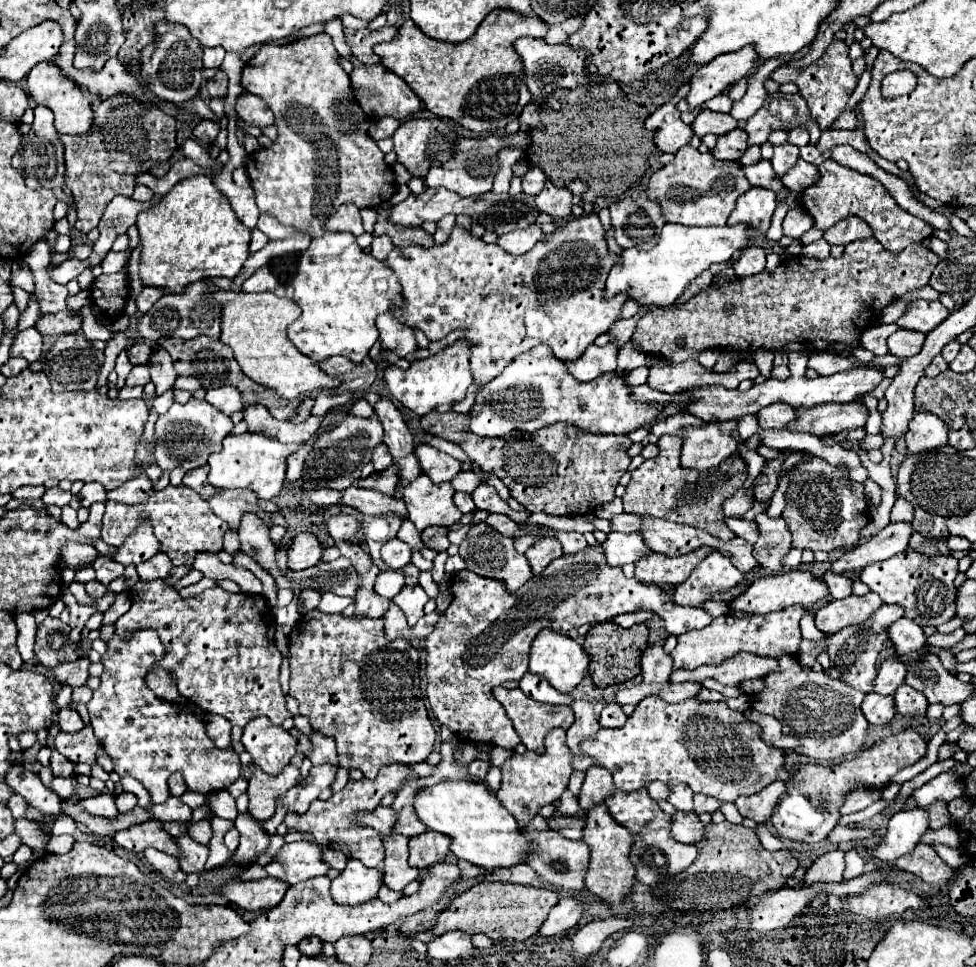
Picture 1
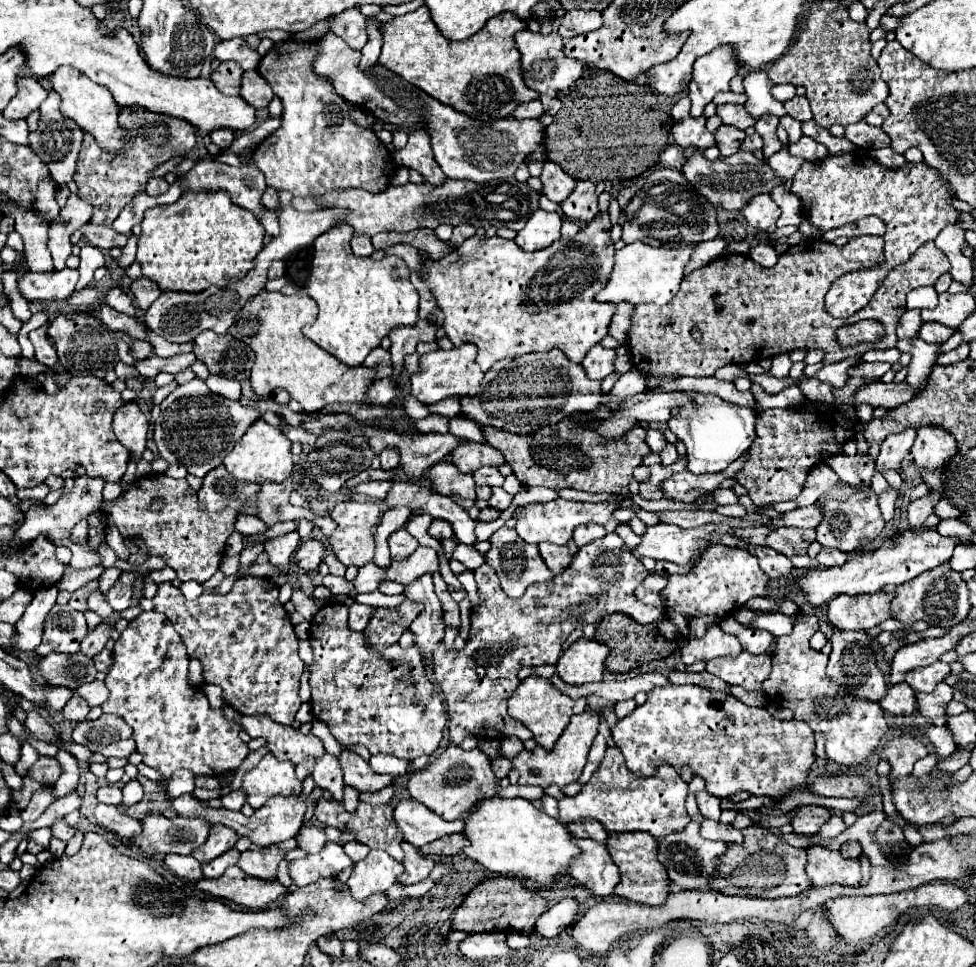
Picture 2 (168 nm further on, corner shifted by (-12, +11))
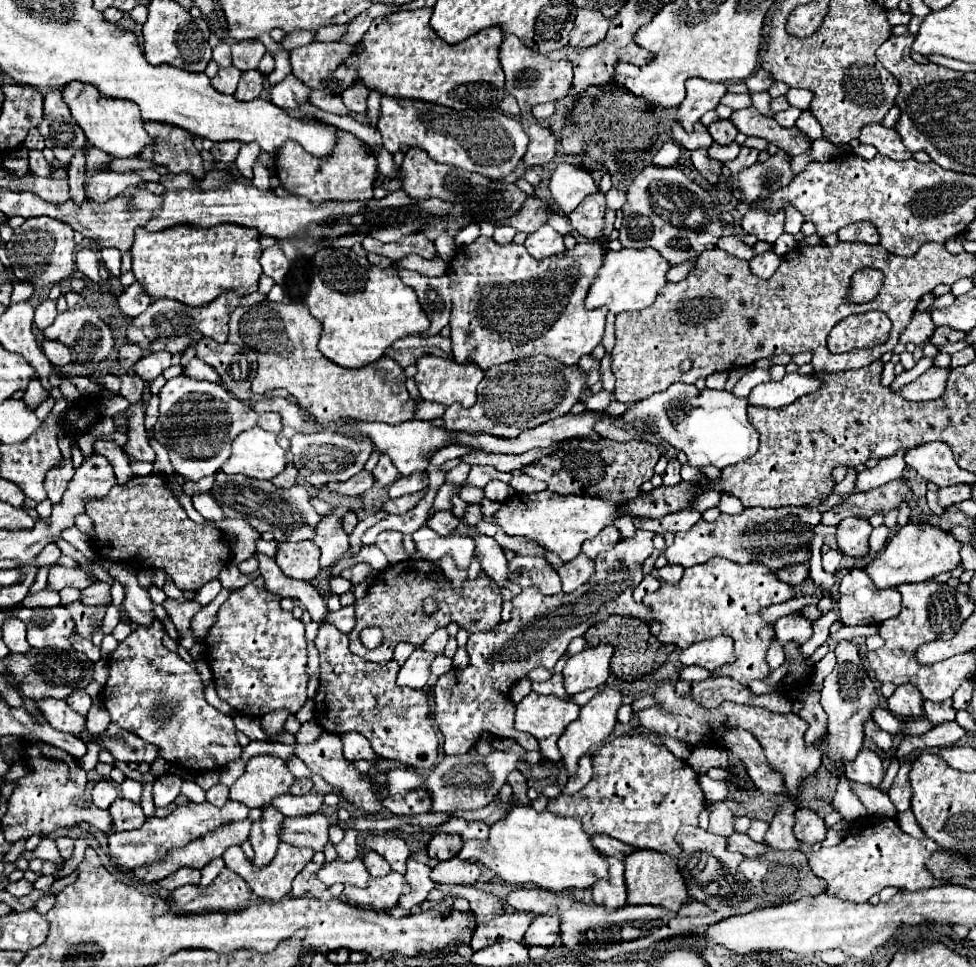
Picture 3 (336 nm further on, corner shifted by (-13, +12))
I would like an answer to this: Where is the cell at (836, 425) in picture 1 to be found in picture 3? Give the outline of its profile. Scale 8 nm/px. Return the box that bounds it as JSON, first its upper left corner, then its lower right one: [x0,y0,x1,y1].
[897,367,949,401]

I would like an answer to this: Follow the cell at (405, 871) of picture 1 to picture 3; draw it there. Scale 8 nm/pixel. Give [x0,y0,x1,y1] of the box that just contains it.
[399,857,435,913]

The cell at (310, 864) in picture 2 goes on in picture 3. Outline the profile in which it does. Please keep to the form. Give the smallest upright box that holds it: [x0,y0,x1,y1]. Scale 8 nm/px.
[315,857,369,887]

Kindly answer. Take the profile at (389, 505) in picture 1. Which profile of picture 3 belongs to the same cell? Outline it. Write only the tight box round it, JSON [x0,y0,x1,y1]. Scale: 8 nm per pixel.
[461,521,507,587]

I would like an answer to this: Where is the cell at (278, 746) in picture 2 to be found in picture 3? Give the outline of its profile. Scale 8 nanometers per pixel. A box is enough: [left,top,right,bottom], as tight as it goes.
[295,731,383,813]

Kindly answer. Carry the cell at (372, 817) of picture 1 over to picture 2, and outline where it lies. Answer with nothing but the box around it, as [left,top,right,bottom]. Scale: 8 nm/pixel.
[394,800,464,848]

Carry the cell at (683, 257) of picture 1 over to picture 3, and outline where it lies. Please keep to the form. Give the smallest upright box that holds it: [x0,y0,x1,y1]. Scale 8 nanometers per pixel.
[585,247,671,313]

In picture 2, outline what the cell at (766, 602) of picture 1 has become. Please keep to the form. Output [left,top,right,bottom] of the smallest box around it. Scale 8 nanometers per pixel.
[794,528,956,606]

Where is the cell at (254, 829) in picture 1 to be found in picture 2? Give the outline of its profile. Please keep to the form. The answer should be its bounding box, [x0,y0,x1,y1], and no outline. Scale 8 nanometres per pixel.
[238,838,298,880]

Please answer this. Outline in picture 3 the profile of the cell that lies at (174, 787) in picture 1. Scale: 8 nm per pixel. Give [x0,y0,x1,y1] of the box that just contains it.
[153,773,185,807]

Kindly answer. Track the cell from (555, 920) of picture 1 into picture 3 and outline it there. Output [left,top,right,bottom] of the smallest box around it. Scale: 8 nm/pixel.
[523,915,559,945]

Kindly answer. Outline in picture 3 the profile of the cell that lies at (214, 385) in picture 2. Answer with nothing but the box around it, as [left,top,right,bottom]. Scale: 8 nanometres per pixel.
[183,359,219,383]

